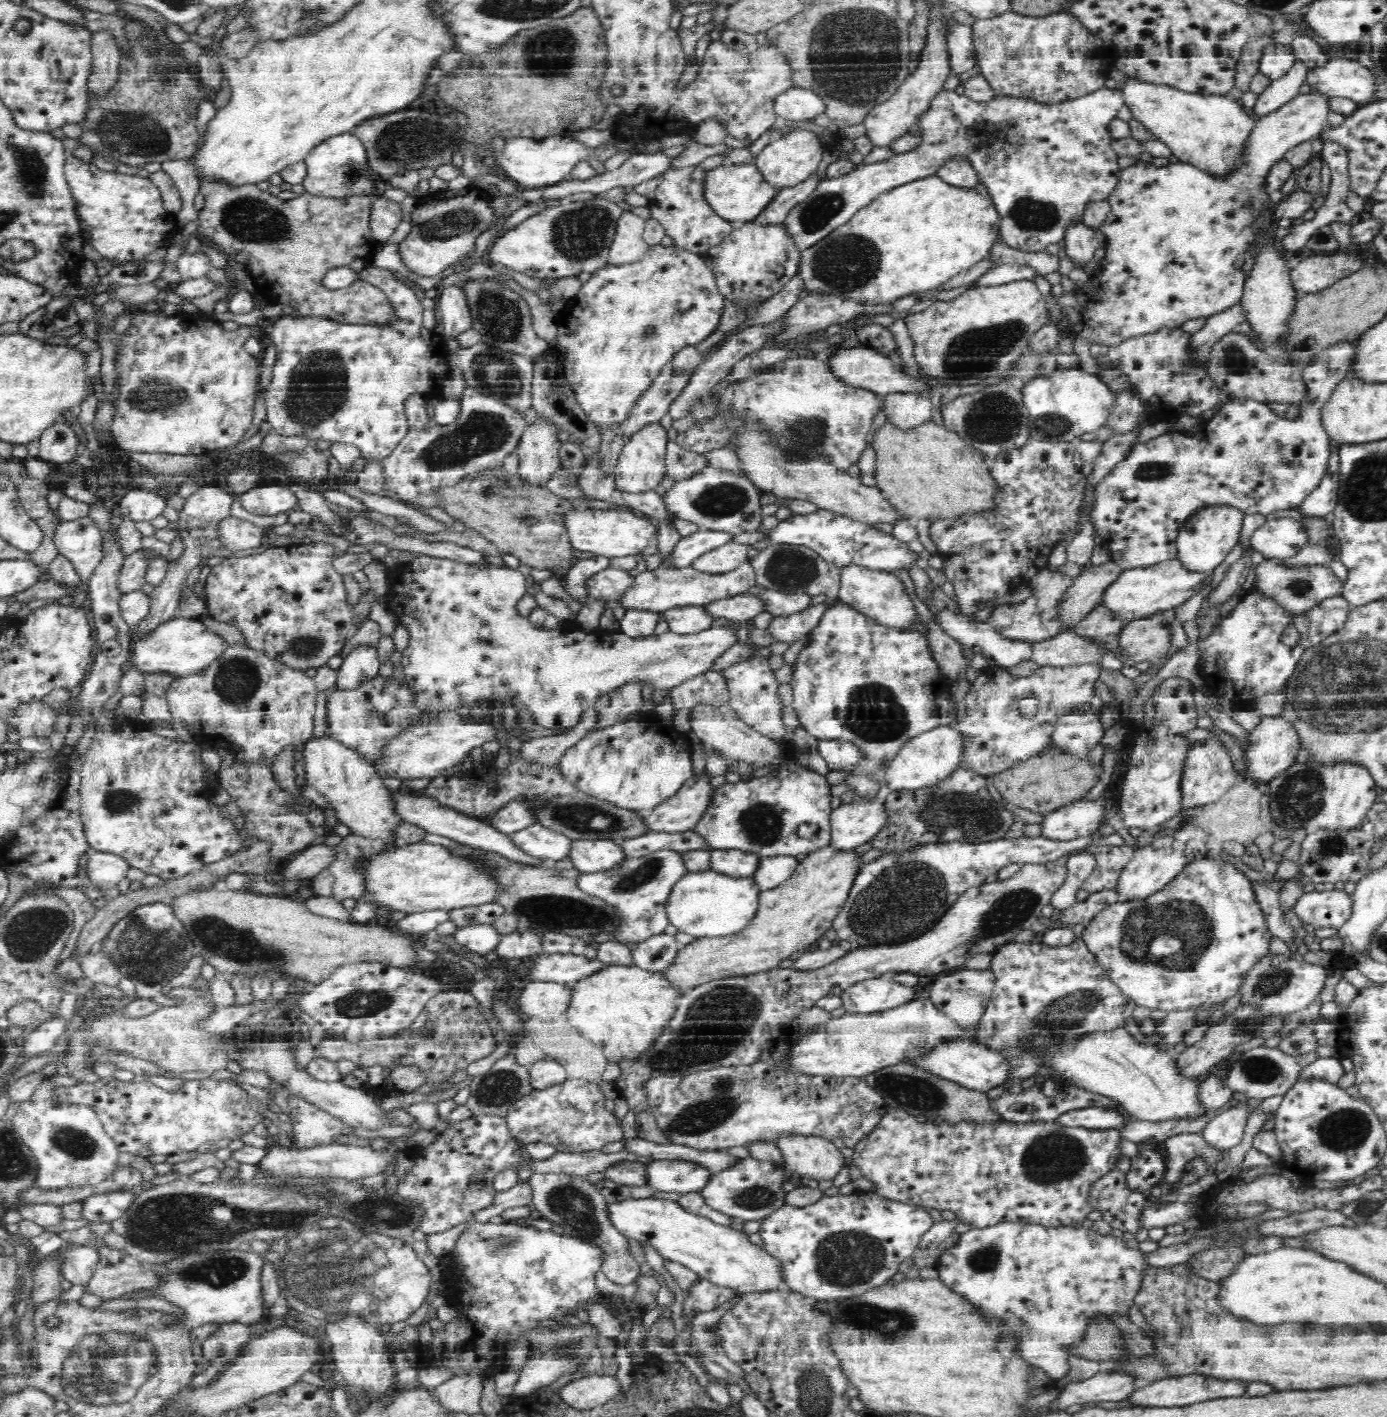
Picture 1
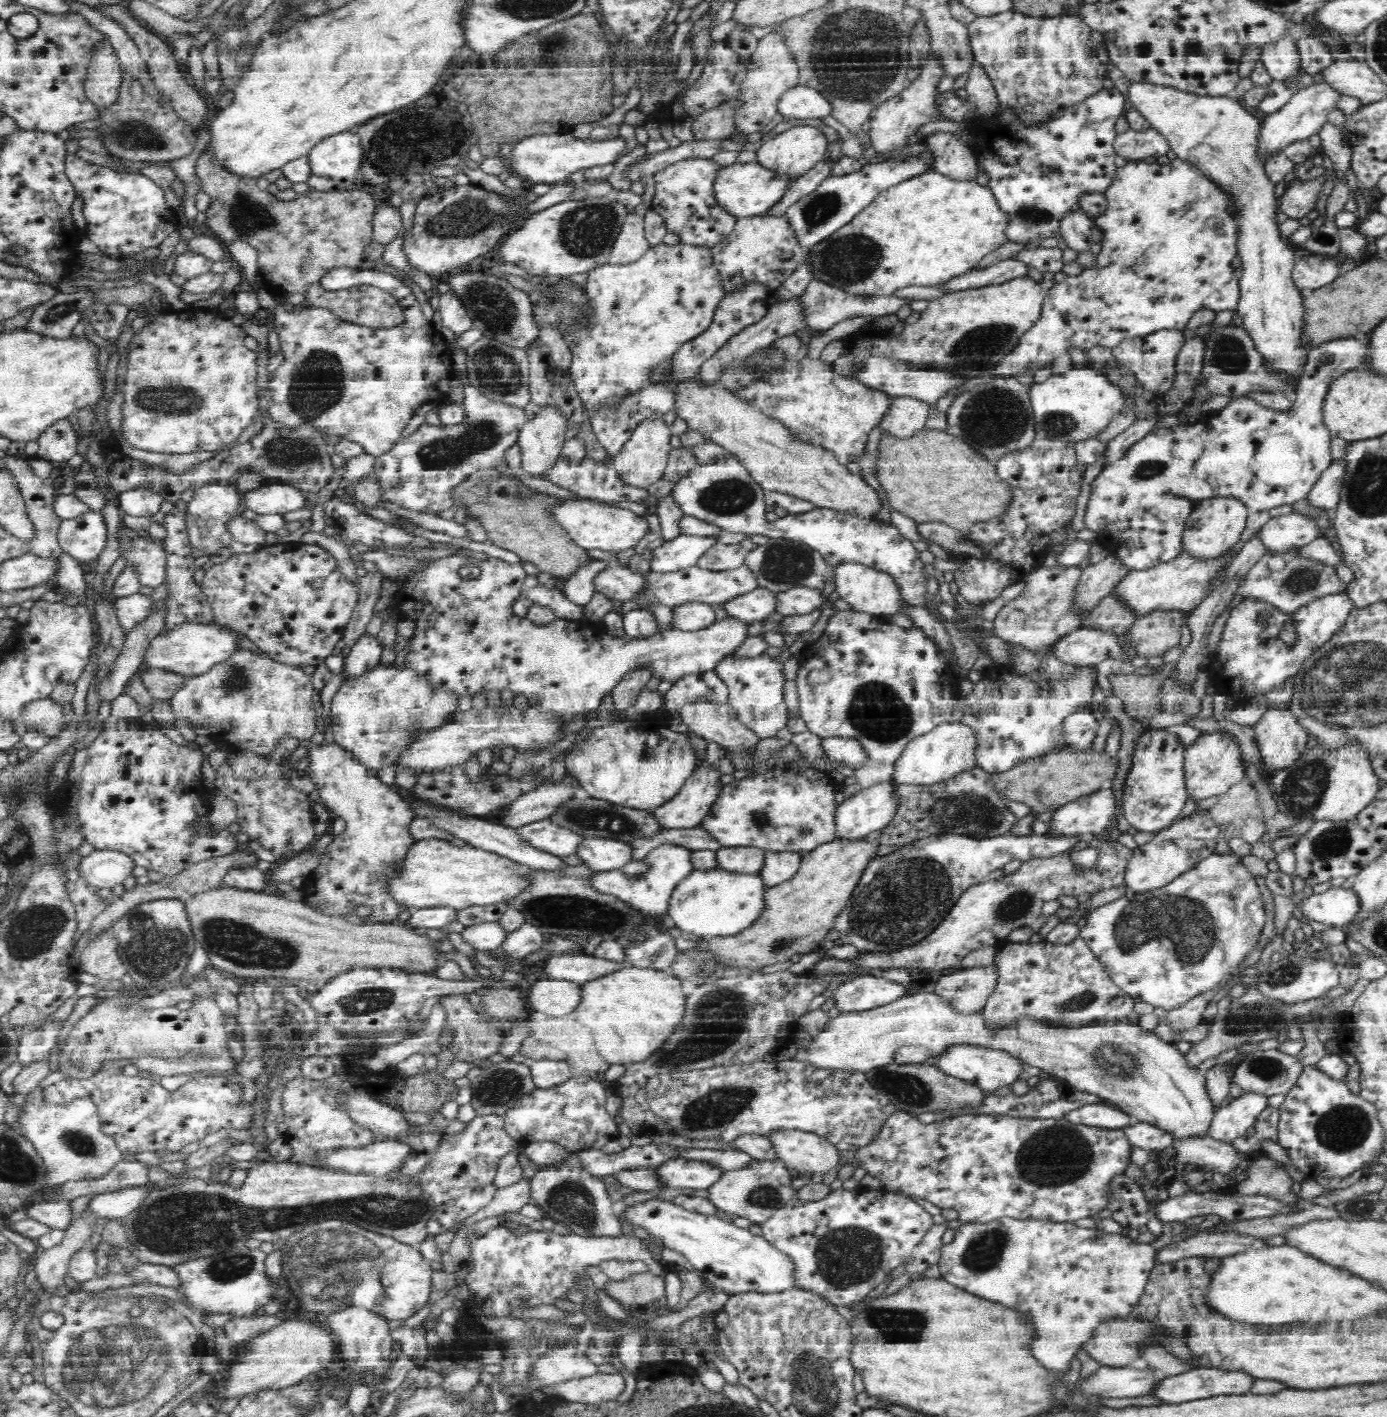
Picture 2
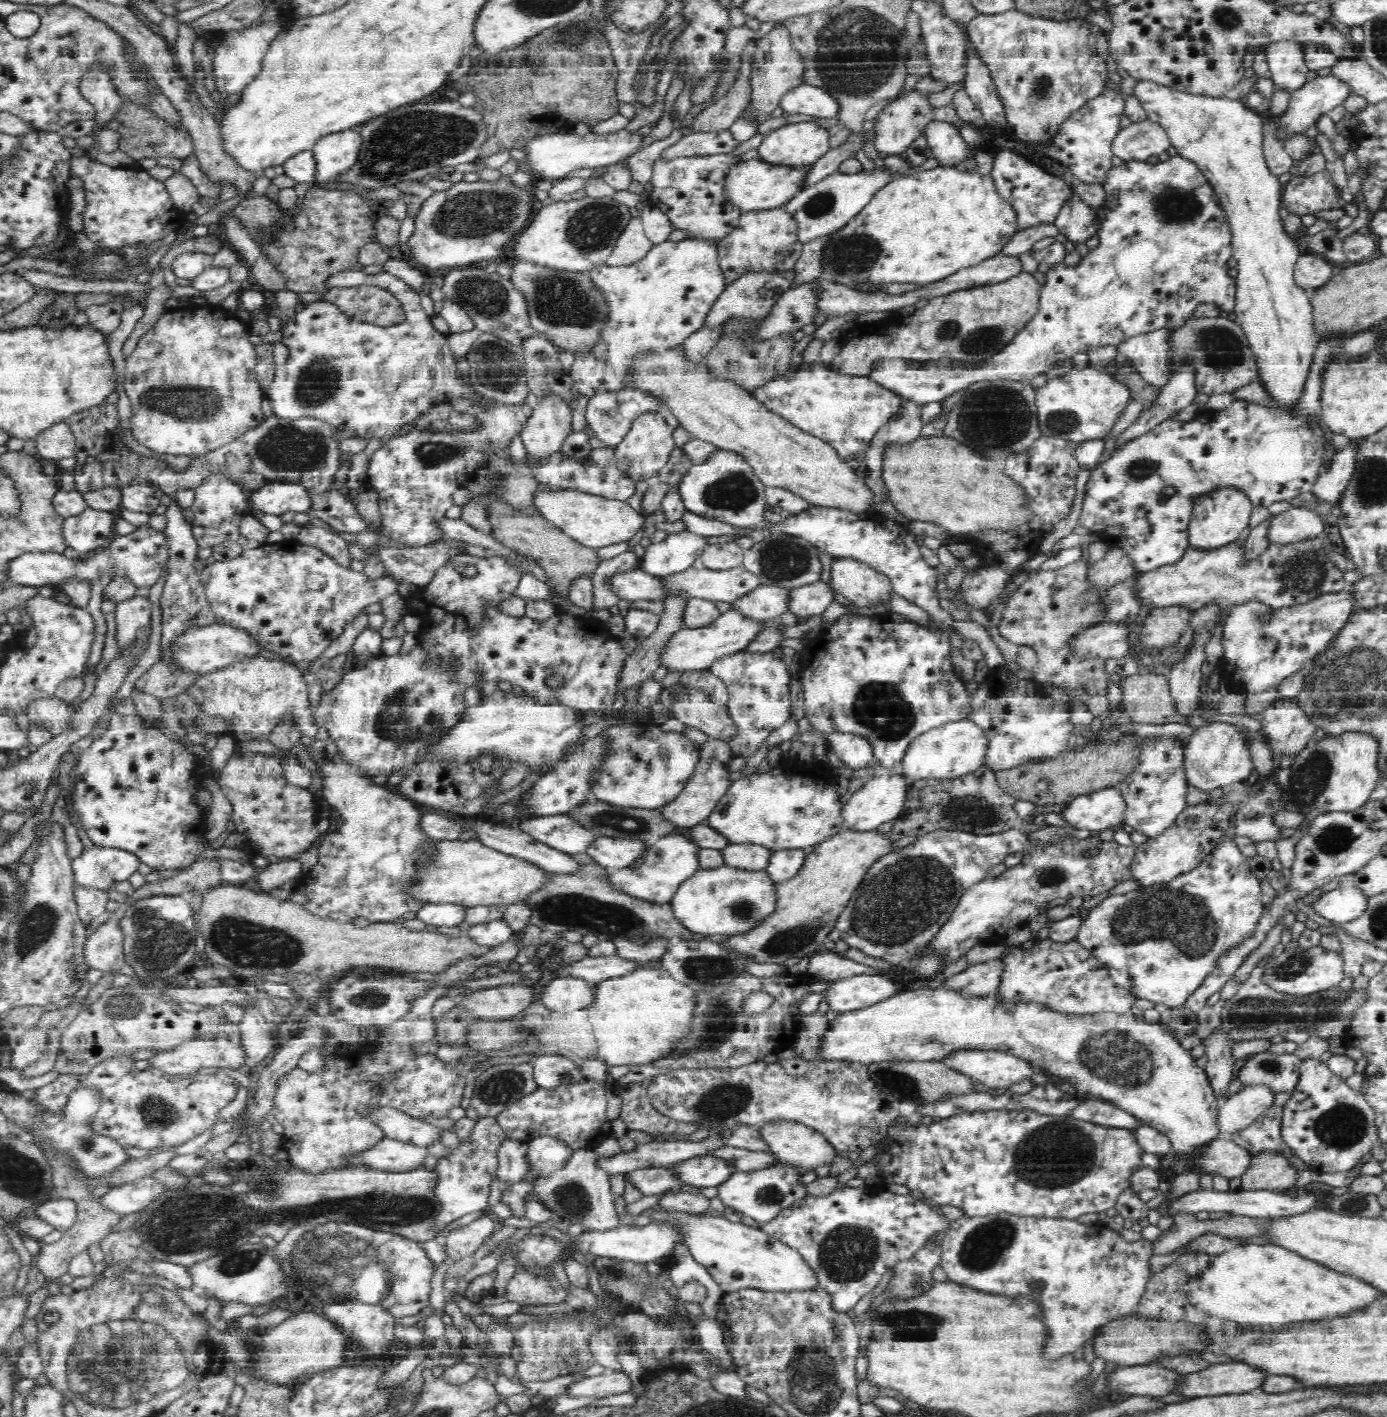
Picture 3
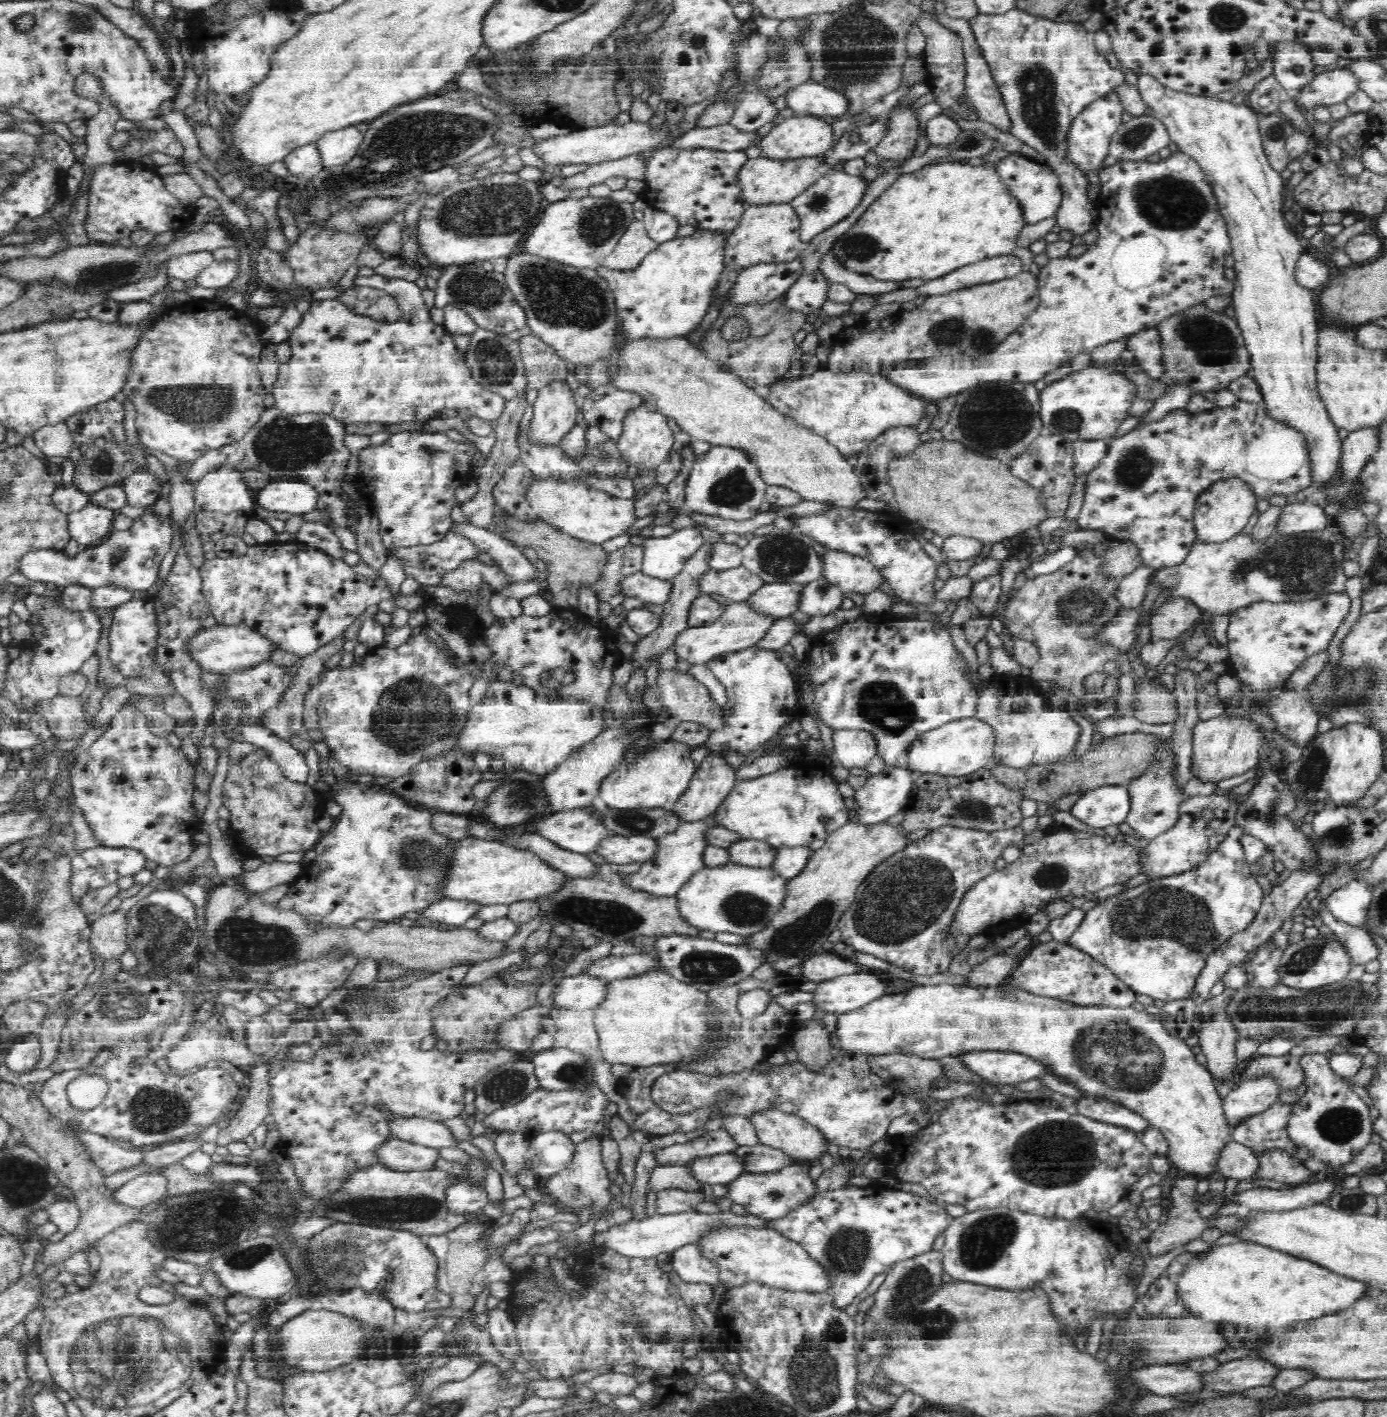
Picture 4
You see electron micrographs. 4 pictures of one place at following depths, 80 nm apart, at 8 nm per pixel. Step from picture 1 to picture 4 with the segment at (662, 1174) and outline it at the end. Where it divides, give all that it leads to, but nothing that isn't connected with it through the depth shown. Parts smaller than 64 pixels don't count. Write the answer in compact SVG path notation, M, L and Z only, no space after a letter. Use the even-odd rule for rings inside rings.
M724 1153L695 1159L690 1164L695 1177L703 1183L730 1184L747 1172L745 1156Z

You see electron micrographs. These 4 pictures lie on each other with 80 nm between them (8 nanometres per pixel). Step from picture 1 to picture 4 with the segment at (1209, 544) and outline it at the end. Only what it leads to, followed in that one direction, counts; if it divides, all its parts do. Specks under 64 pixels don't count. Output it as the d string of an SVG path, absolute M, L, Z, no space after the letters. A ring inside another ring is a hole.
M1235 474L1222 480L1214 480L1195 504L1194 522L1198 530L1198 541L1218 543L1235 536L1248 524L1250 515L1256 510L1257 499L1250 484Z

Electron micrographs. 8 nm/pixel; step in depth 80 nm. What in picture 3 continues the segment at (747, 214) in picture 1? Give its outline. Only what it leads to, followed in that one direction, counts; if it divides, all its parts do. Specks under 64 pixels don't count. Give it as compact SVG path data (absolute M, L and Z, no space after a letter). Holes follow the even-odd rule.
M762 159L742 161L728 176L729 199L743 212L783 206L805 187L812 170L813 164L772 164Z

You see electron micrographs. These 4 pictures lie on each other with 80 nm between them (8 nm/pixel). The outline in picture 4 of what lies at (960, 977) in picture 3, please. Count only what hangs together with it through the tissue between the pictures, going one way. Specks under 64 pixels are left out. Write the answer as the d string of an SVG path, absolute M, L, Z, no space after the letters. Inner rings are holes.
M1000 953L973 966L967 976L970 984L974 986L999 986L1006 983L1010 974L1022 960L1023 956L1020 956L1022 953Z

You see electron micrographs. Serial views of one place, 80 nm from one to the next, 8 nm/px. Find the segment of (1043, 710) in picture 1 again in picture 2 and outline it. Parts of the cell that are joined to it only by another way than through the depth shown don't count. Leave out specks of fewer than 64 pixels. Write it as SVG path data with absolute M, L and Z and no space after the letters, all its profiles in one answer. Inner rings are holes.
M1080 671L1077 677L1067 681L1052 682L1051 691L1043 691L1037 682L1012 672L978 681L972 693L965 697L965 715L961 718L978 732L978 767L992 774L1005 772L1030 759L1066 748L1065 720L1074 710L1090 706L1092 690L1092 675L1088 671Z

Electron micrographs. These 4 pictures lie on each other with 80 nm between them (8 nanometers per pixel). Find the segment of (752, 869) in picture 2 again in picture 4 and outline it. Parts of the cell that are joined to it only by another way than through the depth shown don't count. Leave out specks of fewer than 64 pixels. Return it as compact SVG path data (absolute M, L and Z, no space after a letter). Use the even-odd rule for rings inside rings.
M752 838L740 839L729 846L731 862L750 866L766 867L774 864L779 848L768 841Z

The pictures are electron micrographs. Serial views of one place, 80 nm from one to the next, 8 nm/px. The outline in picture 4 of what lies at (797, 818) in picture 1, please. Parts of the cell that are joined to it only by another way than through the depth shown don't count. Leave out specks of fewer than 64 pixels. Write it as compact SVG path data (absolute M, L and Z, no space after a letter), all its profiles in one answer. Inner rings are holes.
M798 766L784 768L738 783L717 809L718 821L720 825L739 832L742 839L768 841L776 848L806 846L814 840L827 839L850 821L839 786L832 774L820 770L802 772ZM825 815L832 817L828 824L820 823Z

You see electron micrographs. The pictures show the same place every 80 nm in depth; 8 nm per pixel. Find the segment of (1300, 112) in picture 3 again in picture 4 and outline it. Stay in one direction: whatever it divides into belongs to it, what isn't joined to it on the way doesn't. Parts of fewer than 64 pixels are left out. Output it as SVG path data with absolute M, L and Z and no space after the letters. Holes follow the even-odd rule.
M1346 66L1344 68L1327 68L1310 81L1310 84L1294 93L1294 101L1308 109L1316 102L1336 104L1349 99L1350 96L1360 91L1360 79L1354 71Z

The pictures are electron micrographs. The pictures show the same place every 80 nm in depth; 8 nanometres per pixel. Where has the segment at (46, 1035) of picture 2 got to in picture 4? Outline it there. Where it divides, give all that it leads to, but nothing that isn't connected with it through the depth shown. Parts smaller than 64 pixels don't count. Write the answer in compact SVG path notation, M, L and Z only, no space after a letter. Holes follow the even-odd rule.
M38 1036L18 1038L6 1052L3 1064L10 1072L30 1072L37 1068L41 1057L41 1042Z

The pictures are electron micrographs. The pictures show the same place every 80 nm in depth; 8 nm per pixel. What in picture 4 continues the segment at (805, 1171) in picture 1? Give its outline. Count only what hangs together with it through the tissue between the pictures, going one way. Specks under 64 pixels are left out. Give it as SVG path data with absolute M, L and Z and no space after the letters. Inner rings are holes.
M774 1107L760 1108L748 1116L748 1121L754 1127L755 1135L760 1143L781 1148L784 1152L795 1156L797 1160L819 1159L823 1151L826 1150L827 1145L824 1144L821 1130L793 1112L784 1112L781 1108Z

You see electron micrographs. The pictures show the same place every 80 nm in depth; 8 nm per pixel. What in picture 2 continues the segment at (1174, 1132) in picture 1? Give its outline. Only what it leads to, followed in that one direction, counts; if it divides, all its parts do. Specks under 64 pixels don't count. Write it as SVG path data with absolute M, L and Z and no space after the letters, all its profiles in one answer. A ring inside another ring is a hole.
M1137 1122L1123 1128L1133 1146L1144 1149L1150 1155L1157 1150L1166 1150L1173 1146L1172 1135L1164 1132L1150 1123Z

